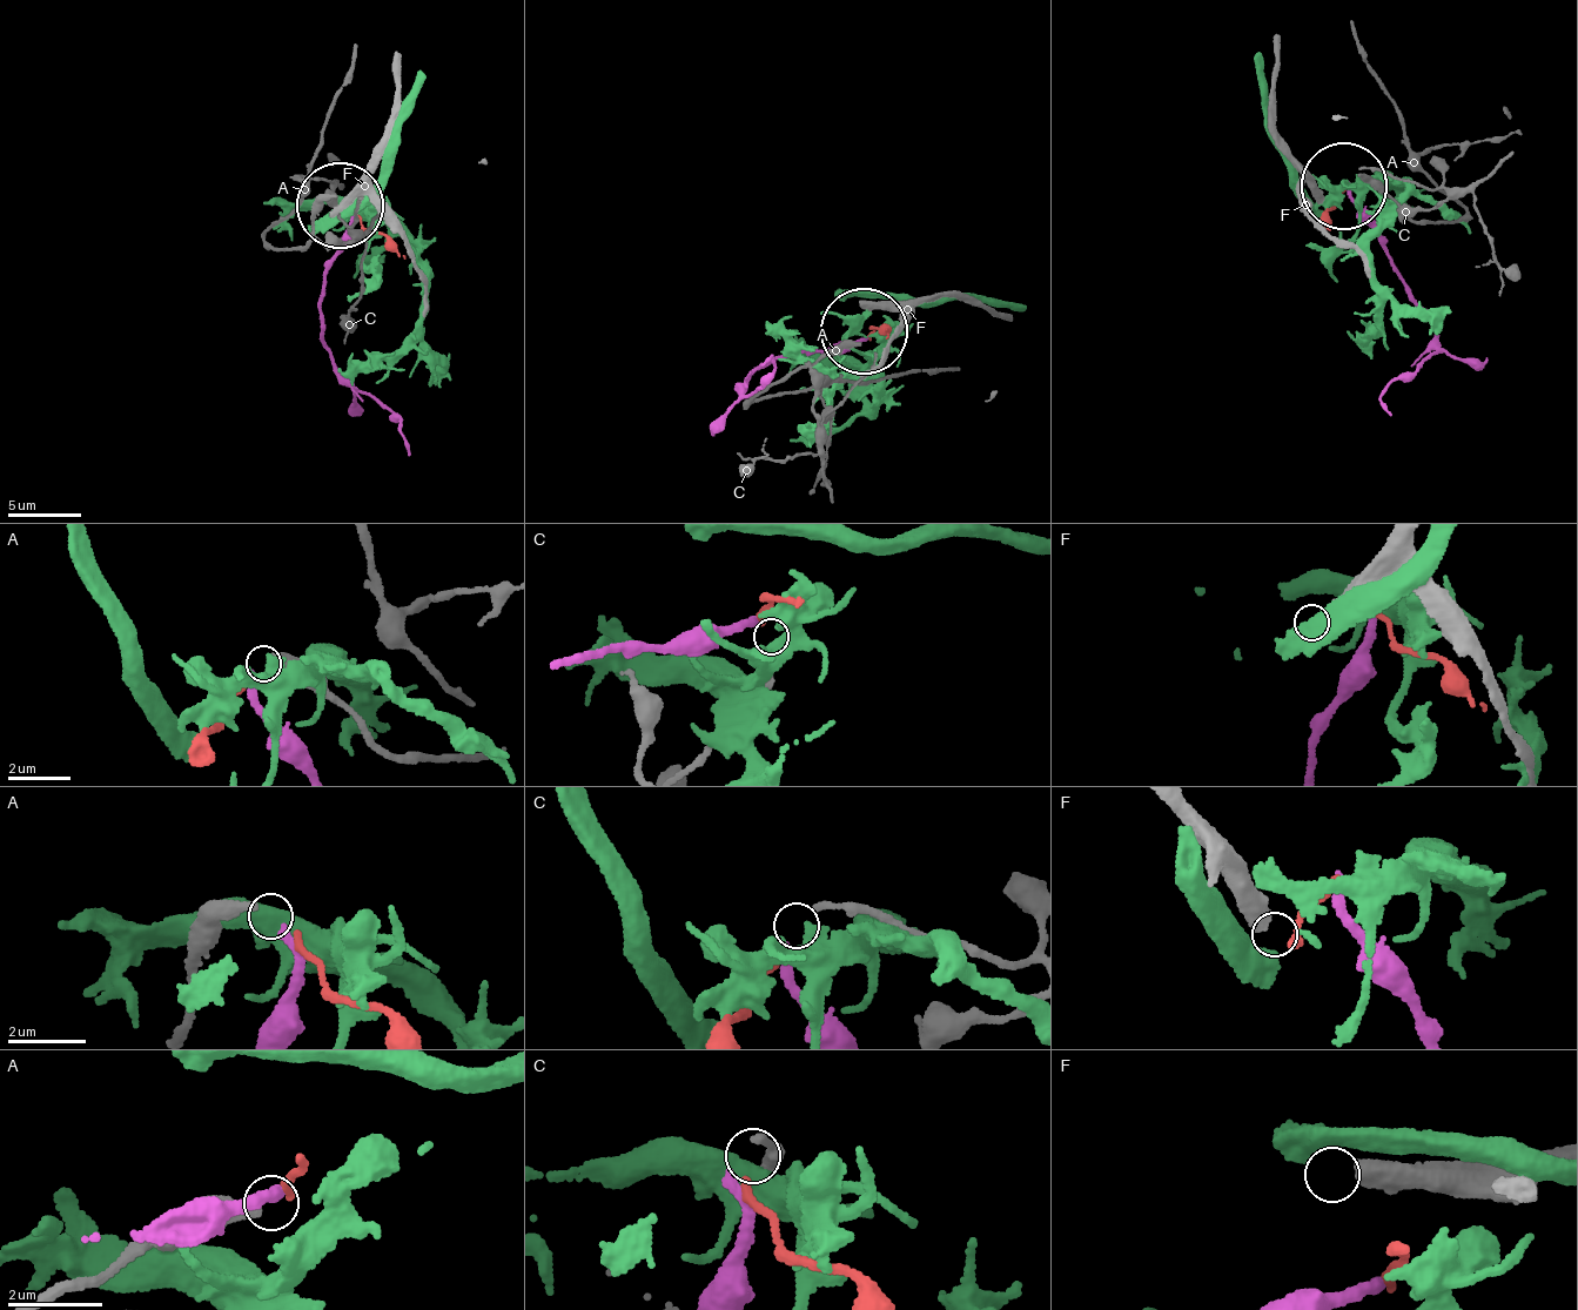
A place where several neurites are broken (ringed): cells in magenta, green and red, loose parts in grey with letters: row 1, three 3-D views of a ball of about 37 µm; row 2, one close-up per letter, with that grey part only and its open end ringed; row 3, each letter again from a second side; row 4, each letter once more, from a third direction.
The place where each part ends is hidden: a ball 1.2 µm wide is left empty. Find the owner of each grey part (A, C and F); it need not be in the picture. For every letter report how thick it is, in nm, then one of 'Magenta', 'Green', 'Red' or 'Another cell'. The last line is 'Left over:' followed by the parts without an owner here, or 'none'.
A: Thickness 340 nm. Magenta
C: Thickness 140 nm. Red
F: Thickness 440 nm. Another cell
Left over: F

